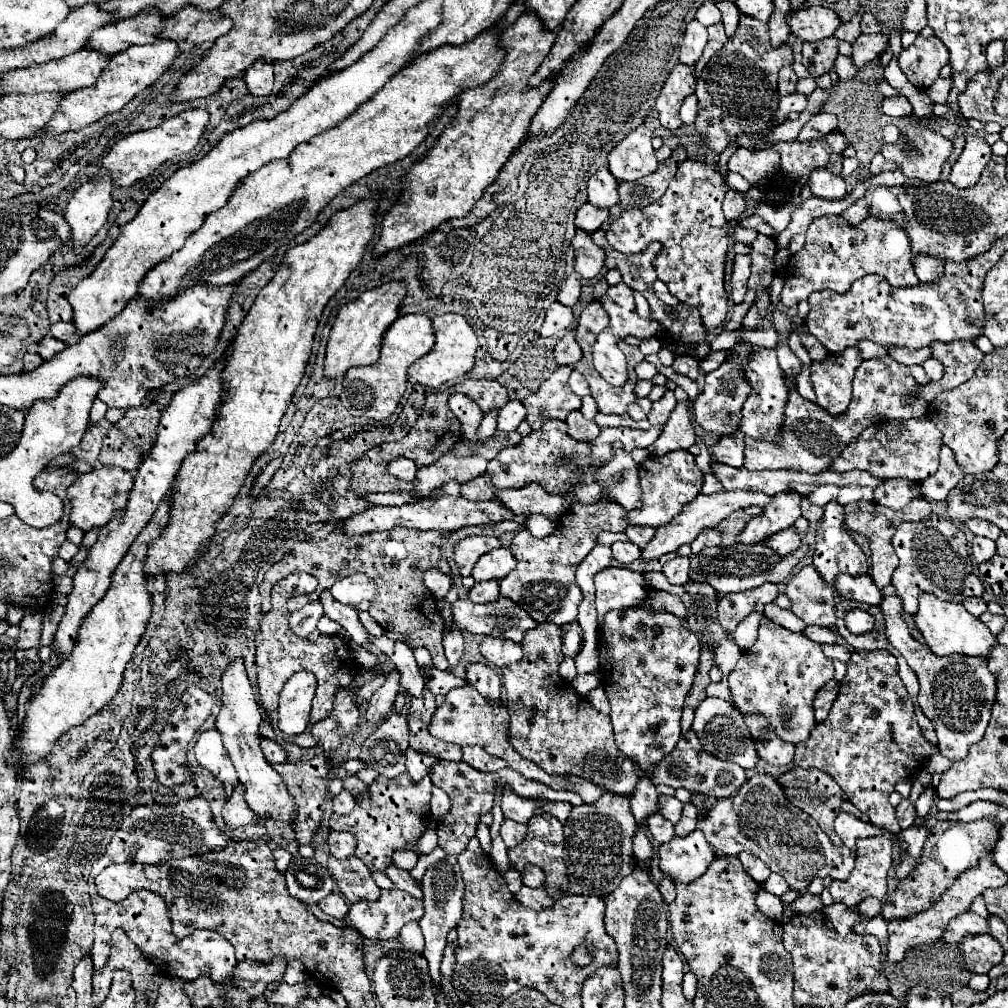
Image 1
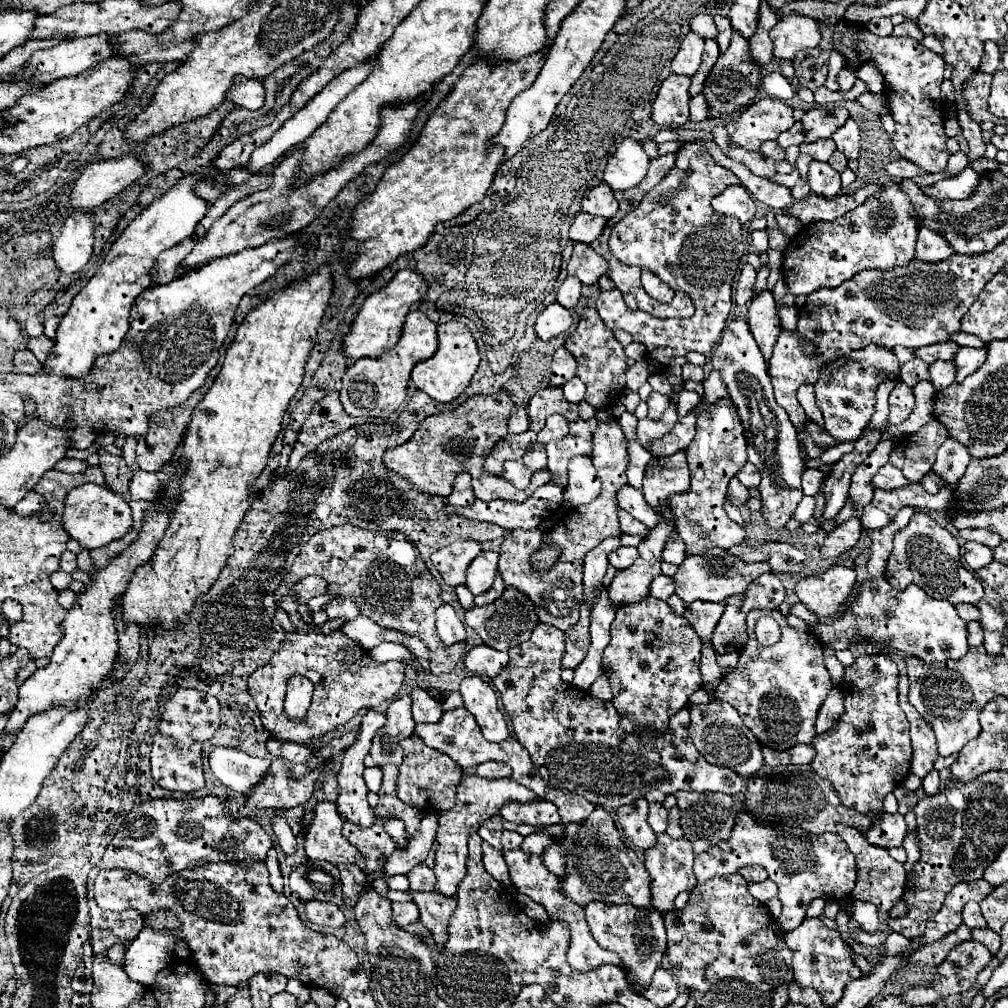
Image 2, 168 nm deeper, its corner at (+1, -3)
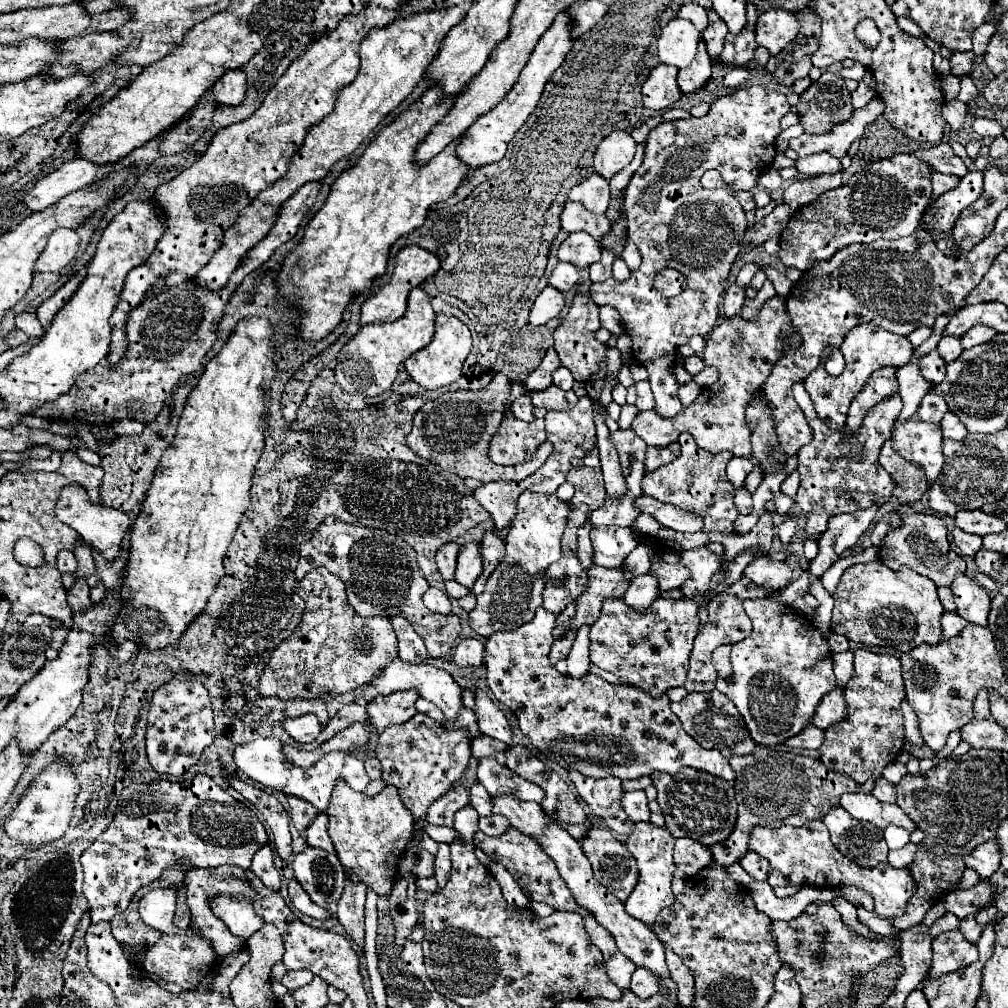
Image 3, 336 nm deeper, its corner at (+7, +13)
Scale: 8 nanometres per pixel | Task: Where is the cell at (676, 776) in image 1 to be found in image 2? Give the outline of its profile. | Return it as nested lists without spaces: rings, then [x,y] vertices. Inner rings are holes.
[[[537,624],[529,640],[509,650],[509,664],[493,678],[493,686],[513,722],[515,738],[529,750],[537,772],[549,786],[573,790],[591,804],[607,810],[631,804],[651,788],[665,794],[679,790],[741,792],[743,778],[739,774],[709,764],[693,746],[687,708],[681,708],[681,712],[673,716],[669,732],[657,734],[643,730],[641,738],[625,736],[611,702],[601,702],[589,696],[589,692],[581,692],[563,682],[563,652],[563,632],[549,624]]]

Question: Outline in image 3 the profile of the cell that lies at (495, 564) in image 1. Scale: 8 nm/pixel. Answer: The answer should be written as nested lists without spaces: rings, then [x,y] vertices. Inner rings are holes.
[[[475,542],[461,544],[459,556],[457,556],[457,572],[455,580],[467,588],[473,586],[473,582],[483,572],[483,562],[479,560],[479,546]]]

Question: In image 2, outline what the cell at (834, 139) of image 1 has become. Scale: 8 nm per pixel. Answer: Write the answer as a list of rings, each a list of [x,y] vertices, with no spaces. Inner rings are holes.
[[[847,120],[831,138],[835,140],[837,150],[841,150],[847,158],[859,156],[859,128],[853,120]]]

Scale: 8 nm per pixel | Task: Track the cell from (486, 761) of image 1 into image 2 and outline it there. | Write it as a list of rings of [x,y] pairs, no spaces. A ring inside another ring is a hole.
[[[485,762],[477,766],[477,774],[485,778],[505,778],[505,776],[511,776],[511,768],[501,762]]]

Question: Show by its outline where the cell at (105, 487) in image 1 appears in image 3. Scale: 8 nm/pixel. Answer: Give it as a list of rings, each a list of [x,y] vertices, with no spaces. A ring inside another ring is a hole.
[[[71,484],[65,488],[59,496],[57,508],[55,508],[59,520],[67,526],[71,526],[91,548],[95,548],[105,560],[115,560],[121,550],[121,542],[127,536],[131,528],[131,520],[125,512],[119,512],[115,508],[105,508],[103,504],[91,504],[85,490],[77,484]]]

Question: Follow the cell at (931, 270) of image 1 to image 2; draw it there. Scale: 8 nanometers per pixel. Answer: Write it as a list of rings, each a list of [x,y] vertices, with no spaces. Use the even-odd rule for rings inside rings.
[[[919,228],[915,260],[937,264],[941,260],[947,260],[951,254],[953,254],[953,248],[939,234],[931,232],[929,228]]]

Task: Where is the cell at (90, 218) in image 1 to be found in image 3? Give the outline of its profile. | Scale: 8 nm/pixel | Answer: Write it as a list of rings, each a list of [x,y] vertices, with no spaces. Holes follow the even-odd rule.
[[[59,228],[49,236],[49,242],[41,256],[35,262],[37,272],[59,272],[65,268],[77,254],[79,236],[75,230]]]

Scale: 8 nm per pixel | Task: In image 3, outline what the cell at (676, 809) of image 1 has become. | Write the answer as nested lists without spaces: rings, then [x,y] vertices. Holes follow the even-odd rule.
[[[643,790],[637,792],[625,792],[621,798],[621,806],[625,810],[625,814],[633,820],[633,822],[649,822],[649,806],[647,806],[647,796]]]

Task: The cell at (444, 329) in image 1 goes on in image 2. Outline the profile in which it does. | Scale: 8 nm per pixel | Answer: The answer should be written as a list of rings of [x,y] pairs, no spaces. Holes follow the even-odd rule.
[[[461,322],[439,324],[437,336],[439,336],[437,352],[431,358],[415,364],[415,368],[411,372],[411,380],[419,390],[429,394],[437,402],[451,402],[453,398],[457,398],[469,386],[473,374],[477,372],[479,350],[477,350],[477,344],[473,340],[471,330]]]

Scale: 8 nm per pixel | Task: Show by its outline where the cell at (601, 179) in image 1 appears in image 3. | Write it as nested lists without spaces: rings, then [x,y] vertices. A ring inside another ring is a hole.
[[[591,174],[585,182],[573,186],[569,192],[571,202],[581,202],[589,212],[595,214],[605,214],[609,198],[609,182],[599,174]]]

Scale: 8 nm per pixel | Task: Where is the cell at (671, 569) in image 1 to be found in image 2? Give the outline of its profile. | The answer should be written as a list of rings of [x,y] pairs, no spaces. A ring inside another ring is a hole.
[[[659,574],[653,584],[651,584],[651,590],[649,594],[659,598],[659,600],[667,600],[671,594],[675,592],[675,584],[673,584],[673,578],[671,576],[665,576],[665,574]]]

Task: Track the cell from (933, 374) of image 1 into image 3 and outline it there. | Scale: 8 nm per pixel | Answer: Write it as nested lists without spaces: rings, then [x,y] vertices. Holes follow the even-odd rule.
[[[943,336],[941,342],[939,342],[939,346],[937,346],[937,350],[939,350],[939,354],[943,356],[945,362],[957,360],[959,354],[963,352],[961,342],[959,342],[959,338],[955,338],[955,336]]]

